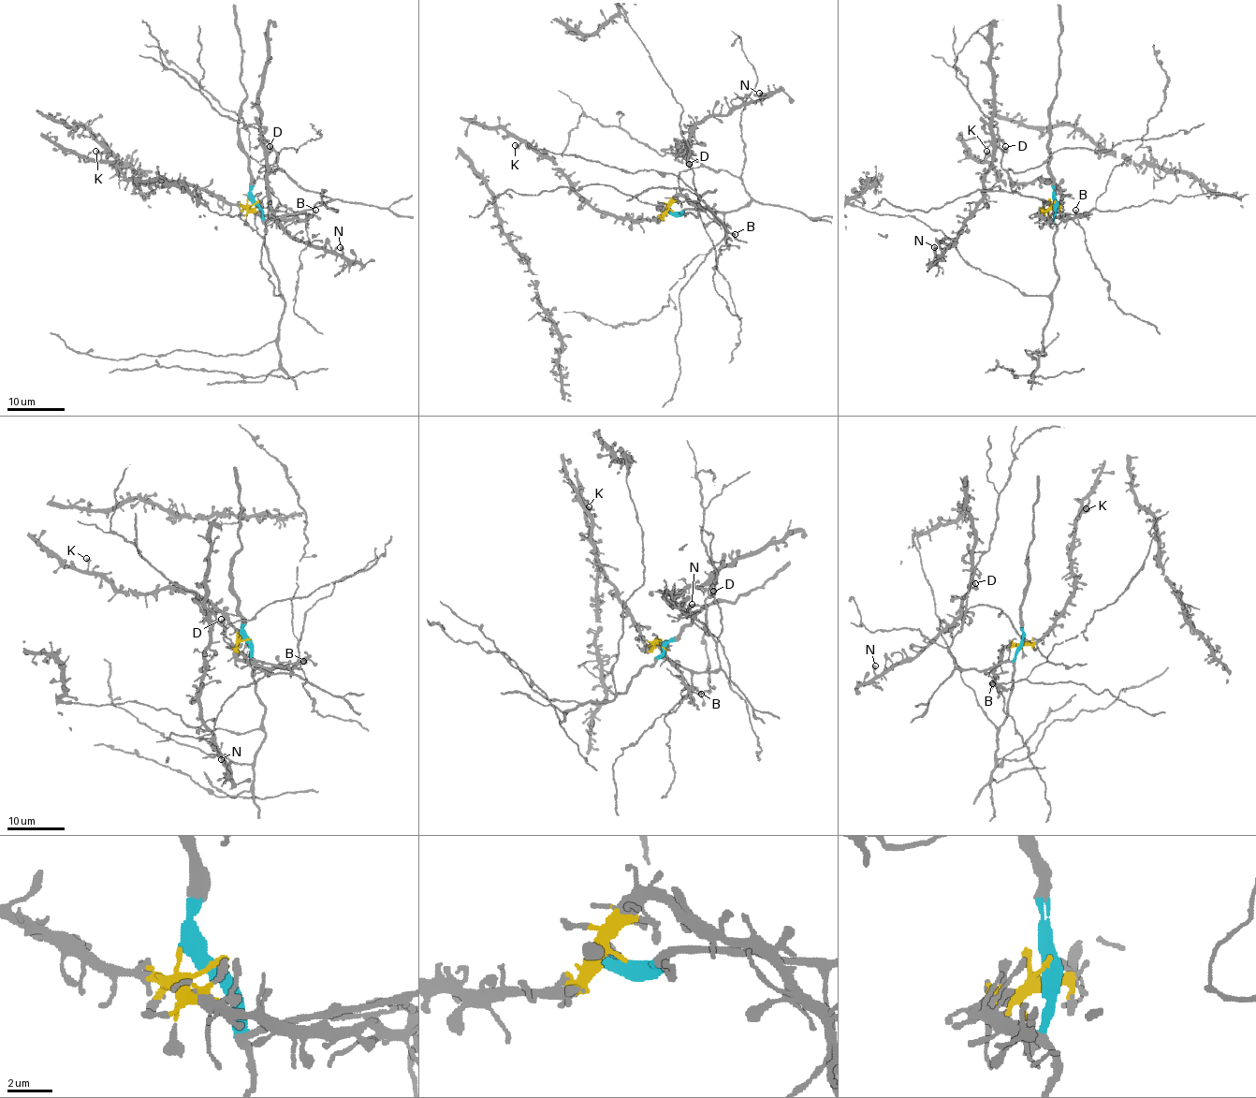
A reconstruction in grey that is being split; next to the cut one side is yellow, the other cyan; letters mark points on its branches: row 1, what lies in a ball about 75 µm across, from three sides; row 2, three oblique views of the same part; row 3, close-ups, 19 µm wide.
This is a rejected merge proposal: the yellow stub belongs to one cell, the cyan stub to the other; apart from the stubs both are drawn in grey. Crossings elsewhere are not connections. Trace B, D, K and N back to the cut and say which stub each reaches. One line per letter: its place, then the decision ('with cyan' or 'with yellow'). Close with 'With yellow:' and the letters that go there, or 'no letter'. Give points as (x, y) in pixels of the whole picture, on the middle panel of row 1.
B: place (735, 234); with yellow
D: place (689, 164); with cyan
K: place (515, 145); with yellow
N: place (759, 93); with cyan
With yellow: B, K

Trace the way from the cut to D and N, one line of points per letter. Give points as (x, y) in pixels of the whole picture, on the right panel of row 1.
D: (1055, 203), (1052, 219), (1050, 203), (1012, 189), (1012, 179), (1001, 168), (997, 146), (1004, 152), (1004, 146)
N: (1055, 203), (1052, 219), (1050, 203), (1012, 189), (999, 144), (985, 199), (950, 248), (940, 256), (934, 246)

